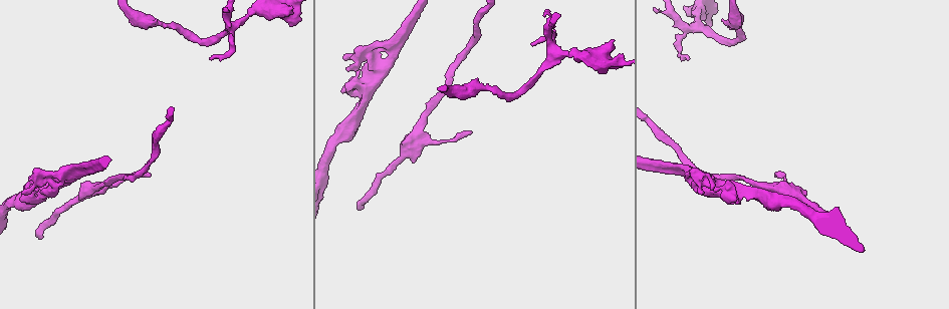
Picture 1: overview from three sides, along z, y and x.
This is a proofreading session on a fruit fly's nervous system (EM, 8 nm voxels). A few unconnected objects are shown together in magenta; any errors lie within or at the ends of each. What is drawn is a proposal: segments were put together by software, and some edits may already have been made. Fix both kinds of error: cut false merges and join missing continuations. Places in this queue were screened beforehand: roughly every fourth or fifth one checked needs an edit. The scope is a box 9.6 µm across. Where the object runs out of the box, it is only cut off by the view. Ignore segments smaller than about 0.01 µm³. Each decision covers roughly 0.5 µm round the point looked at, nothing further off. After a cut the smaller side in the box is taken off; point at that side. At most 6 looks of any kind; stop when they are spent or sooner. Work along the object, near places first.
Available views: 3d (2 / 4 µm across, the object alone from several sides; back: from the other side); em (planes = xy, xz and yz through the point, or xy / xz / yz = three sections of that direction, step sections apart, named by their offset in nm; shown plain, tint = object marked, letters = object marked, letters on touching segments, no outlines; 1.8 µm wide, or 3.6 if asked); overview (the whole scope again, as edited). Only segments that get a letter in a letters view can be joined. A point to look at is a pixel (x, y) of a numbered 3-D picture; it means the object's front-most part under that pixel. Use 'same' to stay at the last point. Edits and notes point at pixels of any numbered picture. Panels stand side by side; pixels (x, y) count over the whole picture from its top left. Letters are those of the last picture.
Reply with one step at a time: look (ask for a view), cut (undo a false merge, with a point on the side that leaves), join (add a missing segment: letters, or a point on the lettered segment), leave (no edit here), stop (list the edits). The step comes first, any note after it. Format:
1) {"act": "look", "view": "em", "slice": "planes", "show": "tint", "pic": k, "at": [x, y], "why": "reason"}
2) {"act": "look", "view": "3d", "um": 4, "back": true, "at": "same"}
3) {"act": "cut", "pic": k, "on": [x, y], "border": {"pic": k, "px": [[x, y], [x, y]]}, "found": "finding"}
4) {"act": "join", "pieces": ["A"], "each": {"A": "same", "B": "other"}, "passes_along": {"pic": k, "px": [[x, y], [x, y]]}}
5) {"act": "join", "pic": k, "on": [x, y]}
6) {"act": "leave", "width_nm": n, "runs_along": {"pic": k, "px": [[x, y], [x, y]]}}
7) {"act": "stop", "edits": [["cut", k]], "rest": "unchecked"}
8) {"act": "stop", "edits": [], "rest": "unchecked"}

{"act": "look", "view": "3d", "um": 2, "pic": 1, "at": [361, 84], "why": "thick turns thin"}

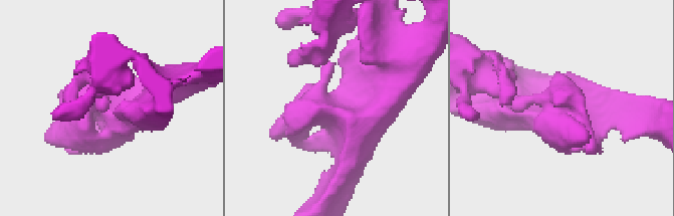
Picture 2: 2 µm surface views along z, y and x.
{"act": "look", "view": "em", "slice": "xy", "step": 8, "show": "tint", "pic": 2, "at": [343, 116]}

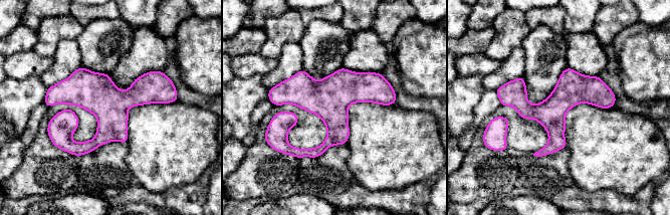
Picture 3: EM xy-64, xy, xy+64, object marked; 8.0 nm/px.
{"act": "look", "view": "em", "slice": "planes", "show": "letters", "at": "same", "why": "cut it another way"}

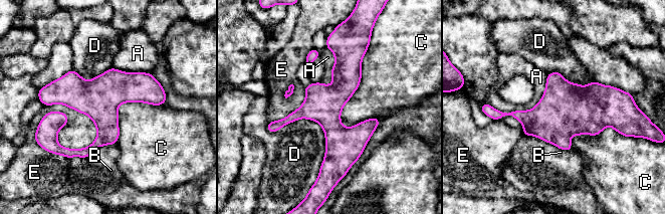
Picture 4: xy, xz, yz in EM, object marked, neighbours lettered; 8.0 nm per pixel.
{"act": "leave", "width_nm": 300, "each": {"A": "other", "B": "other", "C": "other", "D": "other", "E": "other"}, "border": {"pic": 4, "px": [[367, 49], [346, 128]]}, "found": "all the same cell"}

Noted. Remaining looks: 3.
{"act": "look", "view": "em", "slice": "planes", "show": "letters", "pic": 1, "at": [788, 188], "why": "a fork"}

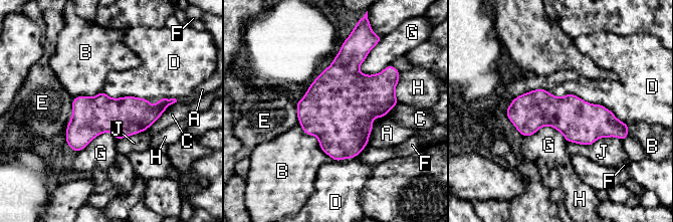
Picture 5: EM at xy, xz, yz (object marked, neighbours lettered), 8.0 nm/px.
{"act": "leave", "each": {"A": "other", "B": "other", "C": "other", "D": "other", "E": "other", "F": "other", "G": "other", "H": "other", "J": "other"}, "runs_along": {"pic": 5, "px": [[508, 112], [619, 126]]}, "found": "continuous, no second cell"}

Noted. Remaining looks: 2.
{"act": "look", "view": "em", "slice": "planes", "show": "letters", "pic": 1, "at": [360, 209], "why": "an open end"}

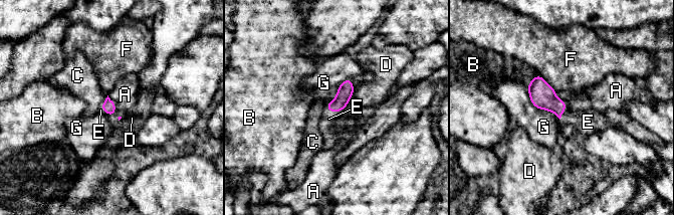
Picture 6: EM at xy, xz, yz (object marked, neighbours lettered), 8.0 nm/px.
{"act": "join", "pieces": ["E"], "each": {"A": "other", "B": "other", "C": "other", "D": "other", "E": "same", "F": "other", "G": "other"}, "passes_along": {"pic": 6, "px": [[346, 89], [333, 112], [326, 126]]}, "found": "it goes on there"}

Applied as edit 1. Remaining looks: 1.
{"act": "stop", "edits": [["join", 6]], "rest": "unchecked"}

